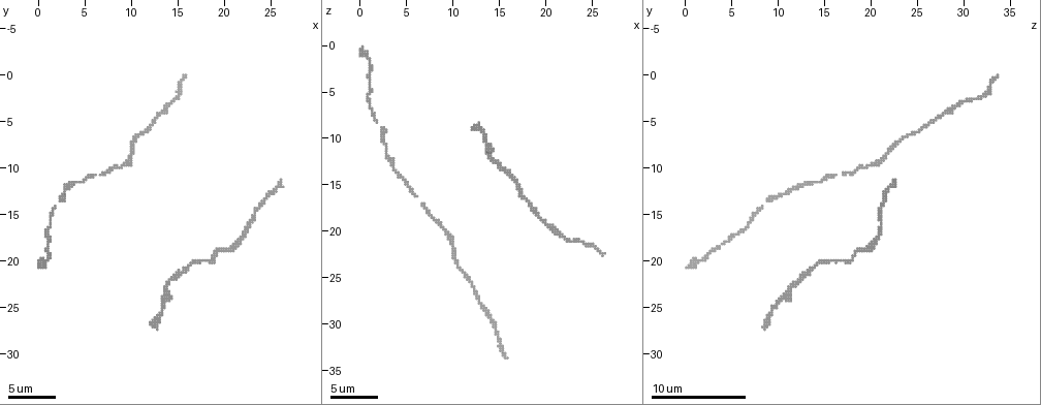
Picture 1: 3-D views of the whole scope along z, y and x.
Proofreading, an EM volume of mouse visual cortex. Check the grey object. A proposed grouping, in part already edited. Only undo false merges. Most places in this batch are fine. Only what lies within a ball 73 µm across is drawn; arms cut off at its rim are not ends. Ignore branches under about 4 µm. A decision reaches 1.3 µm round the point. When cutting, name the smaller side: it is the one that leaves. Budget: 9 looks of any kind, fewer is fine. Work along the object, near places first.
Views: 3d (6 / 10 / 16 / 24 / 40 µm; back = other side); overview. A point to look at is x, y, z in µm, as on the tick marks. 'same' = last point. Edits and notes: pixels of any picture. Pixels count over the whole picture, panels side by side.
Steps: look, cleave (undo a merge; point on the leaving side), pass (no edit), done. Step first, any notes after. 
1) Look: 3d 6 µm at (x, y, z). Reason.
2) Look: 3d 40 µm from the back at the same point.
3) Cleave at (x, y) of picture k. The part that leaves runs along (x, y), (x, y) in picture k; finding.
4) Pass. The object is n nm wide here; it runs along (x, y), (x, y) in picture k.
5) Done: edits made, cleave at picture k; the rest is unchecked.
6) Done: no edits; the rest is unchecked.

Look: 3d 16 µm at (13.6, 24.6, 9.8). Thick turns thin.

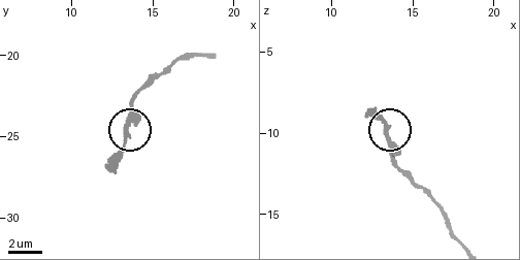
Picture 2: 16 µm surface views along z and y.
Pass. All the same neuron.

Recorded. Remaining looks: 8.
Look: 3d 10 µm at (19.2, 19.0, 18.4).

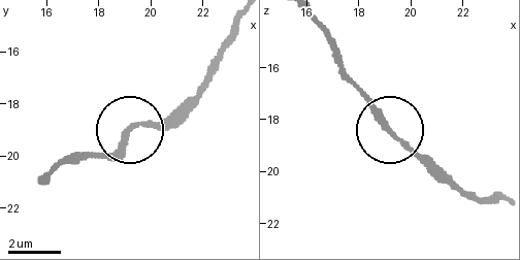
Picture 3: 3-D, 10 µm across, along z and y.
Pass. One neuron here.

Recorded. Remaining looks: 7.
Look: 3d 16 µm at (12.6, 4.4, 27.6). Thick turns thin.

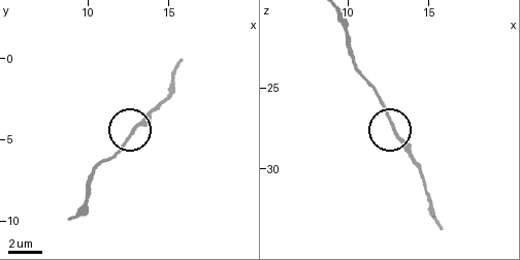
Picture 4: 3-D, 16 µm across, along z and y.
Pass. It runs along (87, 215), (87, 183), (94, 167), (156, 105) in picture 4; continuous, no second neuron.

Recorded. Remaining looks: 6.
Look: 3d 6 µm at (6.0, 10.8, 16.2). Narrows sharply.

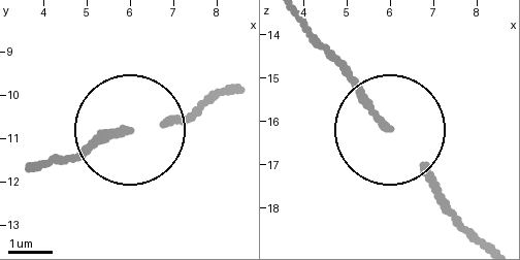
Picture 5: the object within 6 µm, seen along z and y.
Pass. It runs along (225, 94), (188, 117), (109, 127), (69, 157), (39, 161) in picture 5; continuous, no second neuron.

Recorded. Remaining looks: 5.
Done: no edits; the rest is unchecked.

